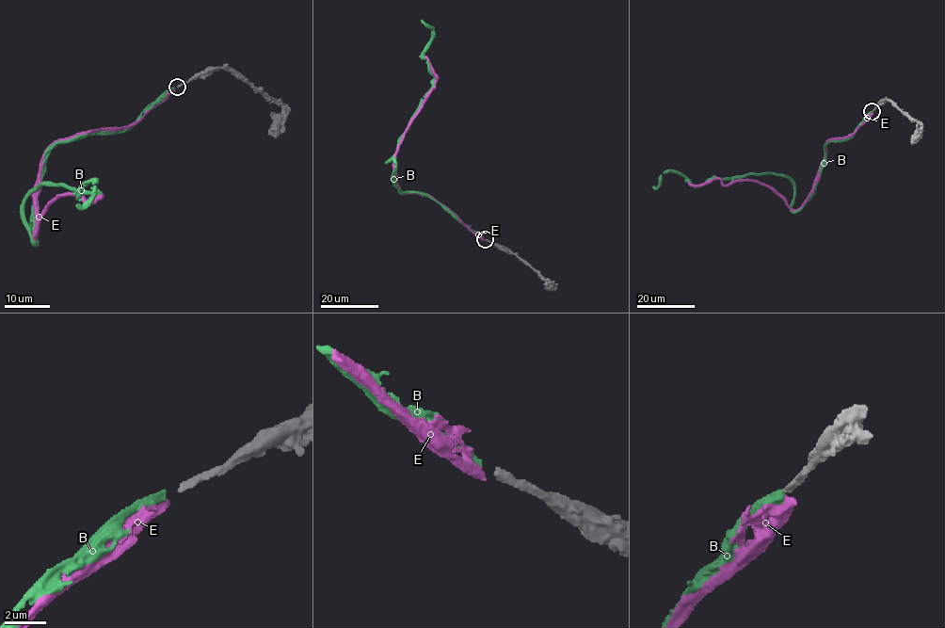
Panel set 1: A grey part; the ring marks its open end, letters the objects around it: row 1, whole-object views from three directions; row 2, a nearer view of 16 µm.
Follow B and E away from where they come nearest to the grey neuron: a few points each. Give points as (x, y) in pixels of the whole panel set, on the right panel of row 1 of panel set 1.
B: (872, 112), (824, 146), (799, 210), (793, 184), (776, 174), (693, 185), (664, 172), (651, 186)
E: (872, 113), (852, 134), (825, 143), (813, 191), (797, 209), (755, 181), (688, 181)

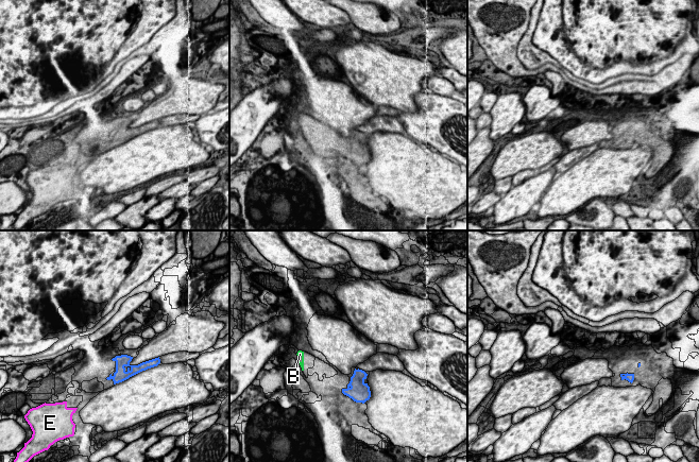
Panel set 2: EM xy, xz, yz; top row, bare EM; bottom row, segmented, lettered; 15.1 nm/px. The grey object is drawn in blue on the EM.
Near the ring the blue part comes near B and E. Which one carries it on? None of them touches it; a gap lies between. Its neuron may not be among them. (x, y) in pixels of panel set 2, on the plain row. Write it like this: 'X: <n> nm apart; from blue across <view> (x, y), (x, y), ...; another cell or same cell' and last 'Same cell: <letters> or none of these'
B: 650 nm apart; from blue across xz (342, 151), (303, 132); same cell
E: 650 nm apart; from blue across xy (106, 140), (77, 170); another cell
Same cell: B

